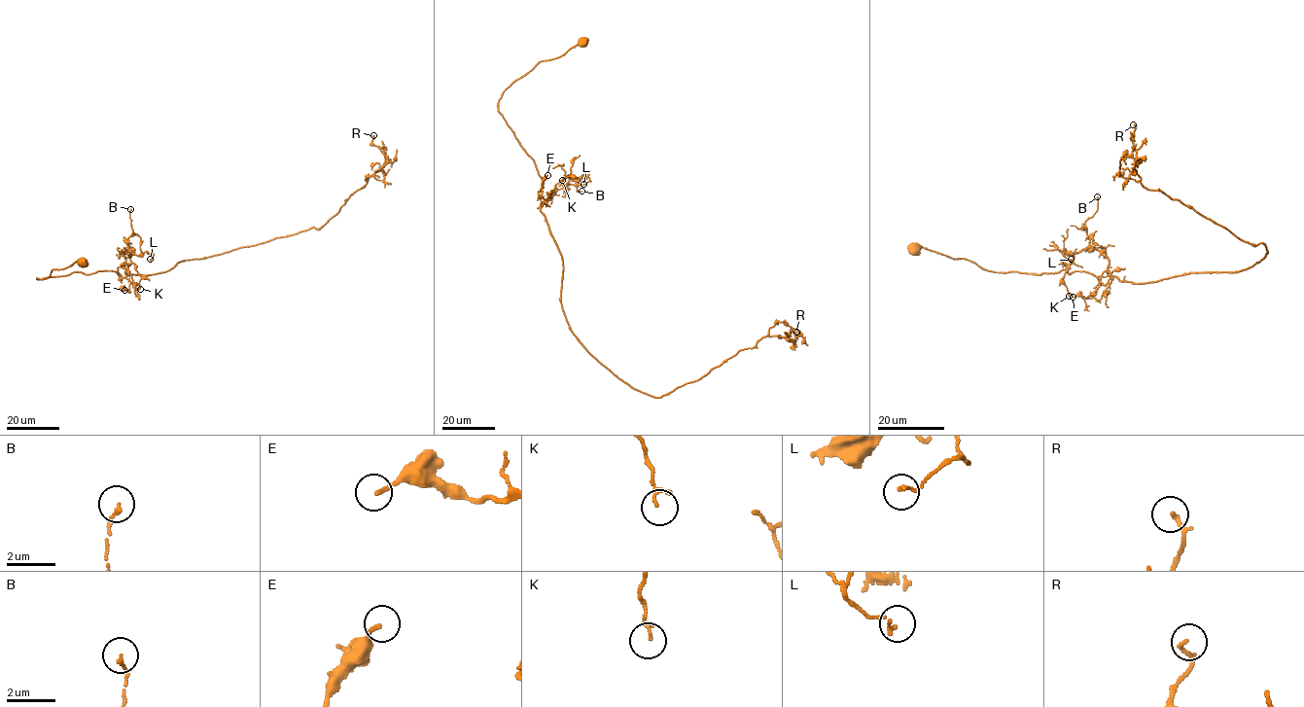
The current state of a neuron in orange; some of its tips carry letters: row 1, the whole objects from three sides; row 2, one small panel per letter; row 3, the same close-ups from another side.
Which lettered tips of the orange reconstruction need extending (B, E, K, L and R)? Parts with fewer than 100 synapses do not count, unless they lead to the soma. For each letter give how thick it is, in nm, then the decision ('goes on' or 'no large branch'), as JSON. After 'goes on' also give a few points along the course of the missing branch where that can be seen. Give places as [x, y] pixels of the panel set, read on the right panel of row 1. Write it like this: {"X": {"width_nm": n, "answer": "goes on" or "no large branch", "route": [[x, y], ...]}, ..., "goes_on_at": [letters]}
{"B": {"width_nm": 130, "answer": "no large branch"}, "E": {"width_nm": 150, "answer": "no large branch"}, "K": {"width_nm": 100, "answer": "no large branch"}, "L": {"width_nm": 150, "answer": "no large branch"}, "R": {"width_nm": 150, "answer": "no large branch"}, "goes_on_at": []}

